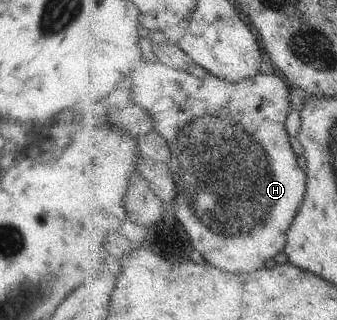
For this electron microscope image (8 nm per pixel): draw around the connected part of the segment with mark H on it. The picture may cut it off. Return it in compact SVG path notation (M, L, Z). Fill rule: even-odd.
M157 58L151 62L145 62L145 66L141 66L139 69L135 68L134 76L131 78L133 78L133 82L128 83L126 88L134 93L134 104L141 105L154 116L154 119L158 122L155 130L159 131L171 145L172 161L169 164L172 174L178 182L179 191L178 206L175 207L175 212L178 220L191 236L191 243L209 262L213 262L215 266L219 266L223 270L229 270L229 272L252 273L265 267L269 260L273 260L275 256L279 256L281 252L286 250L290 228L294 225L299 211L305 204L310 180L307 170L303 170L301 164L299 164L299 158L297 158L295 148L293 148L291 138L289 138L290 132L287 130L290 116L295 114L289 80L281 72L274 75L259 73L257 76L241 82L231 82L219 78L217 75L202 79L189 73L189 71L185 72L169 66Z

